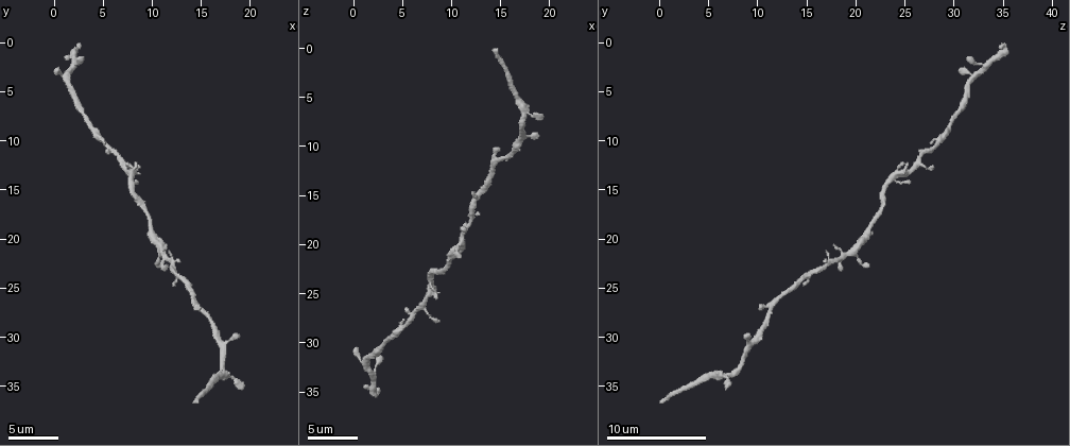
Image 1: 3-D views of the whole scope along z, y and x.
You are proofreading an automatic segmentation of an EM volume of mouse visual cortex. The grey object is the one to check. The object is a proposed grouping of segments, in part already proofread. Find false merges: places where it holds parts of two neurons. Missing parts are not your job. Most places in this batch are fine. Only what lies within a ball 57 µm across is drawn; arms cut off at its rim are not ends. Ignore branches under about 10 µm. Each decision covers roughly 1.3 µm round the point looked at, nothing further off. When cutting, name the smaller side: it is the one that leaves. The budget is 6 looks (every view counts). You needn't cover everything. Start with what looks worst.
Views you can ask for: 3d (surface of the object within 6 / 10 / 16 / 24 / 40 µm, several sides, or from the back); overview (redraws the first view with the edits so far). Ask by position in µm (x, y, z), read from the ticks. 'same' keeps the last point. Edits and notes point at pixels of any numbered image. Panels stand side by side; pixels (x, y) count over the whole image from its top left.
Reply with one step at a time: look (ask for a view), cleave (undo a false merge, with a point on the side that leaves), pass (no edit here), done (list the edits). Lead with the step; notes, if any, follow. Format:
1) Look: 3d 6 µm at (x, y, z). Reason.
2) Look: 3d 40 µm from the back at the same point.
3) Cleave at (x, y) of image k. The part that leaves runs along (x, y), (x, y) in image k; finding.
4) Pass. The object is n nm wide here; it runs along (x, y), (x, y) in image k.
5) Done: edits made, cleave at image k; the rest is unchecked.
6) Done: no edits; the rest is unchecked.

Look: 3d 10 µm at (10.4, 21.2, 20.2). Arms part here.

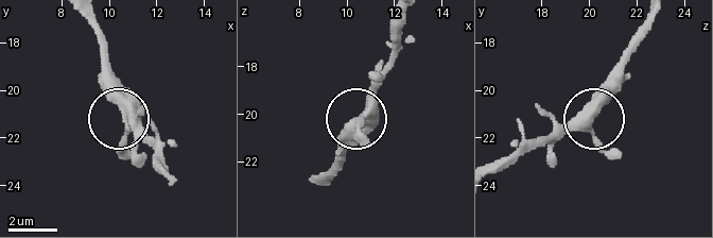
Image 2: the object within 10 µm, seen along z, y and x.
Look: 3d 10 µm from the back at (10.7, 21.0, 20.2).

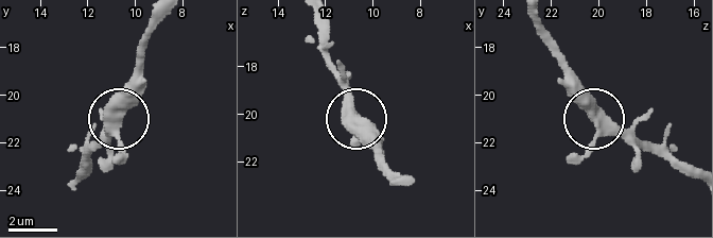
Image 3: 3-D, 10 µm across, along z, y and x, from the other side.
Pass. All the same neuron.

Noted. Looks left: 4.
Look: 3d 6 µm at (17.2, 33.6, 7.4). Sudden change in width.

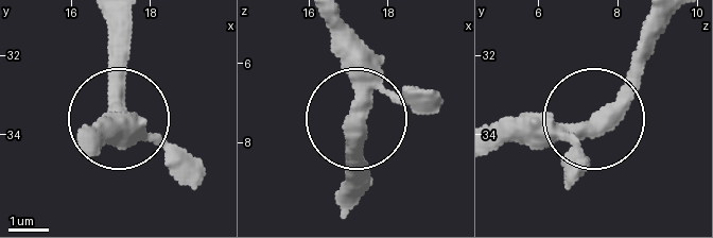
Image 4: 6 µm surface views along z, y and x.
Look: 3d 6 µm from the back at (17.20, 33.60, 7.55).

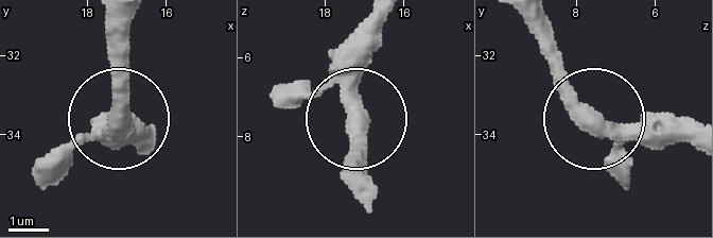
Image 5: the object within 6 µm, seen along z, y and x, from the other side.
Pass. It runs along (368, 188), (362, 22) in image 5; continuous, no second neuron.

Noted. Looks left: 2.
Look: 3d 6 µm at (3.0, 7.0, 30.2). Thick turns thin.

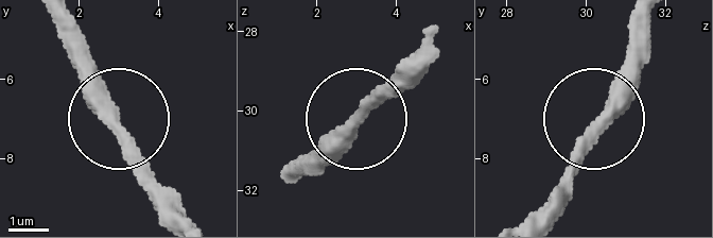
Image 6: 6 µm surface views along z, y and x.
Pass. It runs along (427, 51), (312, 166) in image 6; all the same neuron.

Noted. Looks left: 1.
Done: no edits; the rest is unchecked.

